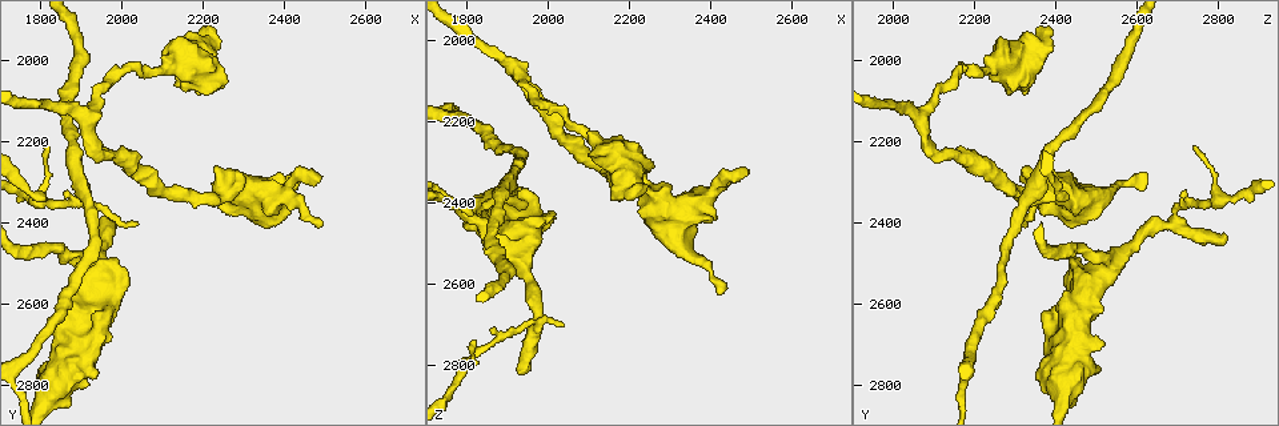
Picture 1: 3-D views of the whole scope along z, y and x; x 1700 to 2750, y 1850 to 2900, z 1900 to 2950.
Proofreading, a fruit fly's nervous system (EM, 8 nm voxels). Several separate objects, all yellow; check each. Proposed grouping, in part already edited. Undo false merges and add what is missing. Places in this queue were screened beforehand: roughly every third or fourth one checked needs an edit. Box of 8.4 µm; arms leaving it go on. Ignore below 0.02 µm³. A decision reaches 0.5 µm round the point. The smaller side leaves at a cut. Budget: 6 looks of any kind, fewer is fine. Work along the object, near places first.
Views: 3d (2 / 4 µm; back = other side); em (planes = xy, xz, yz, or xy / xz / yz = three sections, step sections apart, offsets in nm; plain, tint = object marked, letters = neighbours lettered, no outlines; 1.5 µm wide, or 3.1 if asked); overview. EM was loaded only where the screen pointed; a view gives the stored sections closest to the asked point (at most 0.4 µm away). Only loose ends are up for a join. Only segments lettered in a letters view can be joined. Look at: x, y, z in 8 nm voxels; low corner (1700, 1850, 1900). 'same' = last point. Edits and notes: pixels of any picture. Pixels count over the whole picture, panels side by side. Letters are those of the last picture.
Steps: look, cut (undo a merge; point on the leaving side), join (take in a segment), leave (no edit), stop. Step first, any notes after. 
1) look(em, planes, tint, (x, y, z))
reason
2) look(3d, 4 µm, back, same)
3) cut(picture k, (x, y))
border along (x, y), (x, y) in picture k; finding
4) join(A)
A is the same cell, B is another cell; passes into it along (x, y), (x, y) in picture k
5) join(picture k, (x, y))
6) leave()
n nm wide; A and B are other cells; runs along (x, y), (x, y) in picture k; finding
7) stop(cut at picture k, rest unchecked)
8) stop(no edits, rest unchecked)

look(em, yz, step 8, tint, (1930, 2425, 2820))
branch stops here

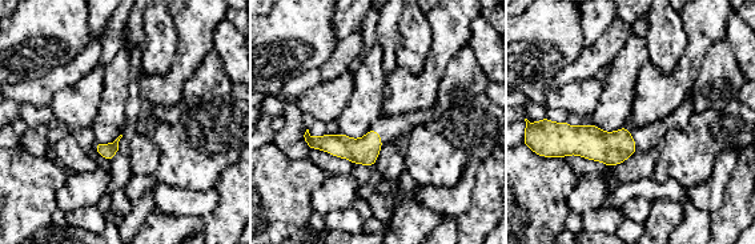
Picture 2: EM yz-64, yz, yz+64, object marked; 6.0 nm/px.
look(em, planes, letters, same)

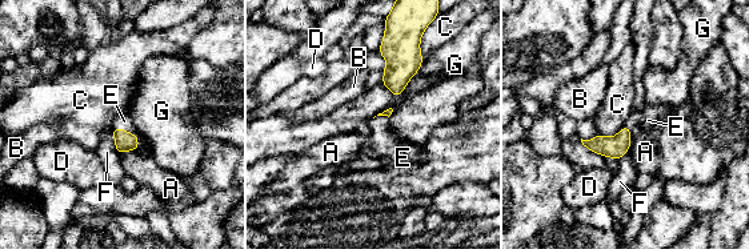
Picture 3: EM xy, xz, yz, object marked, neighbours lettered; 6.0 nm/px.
join(picture 3, (124, 121))
E is the same cell, A, B, C, D, F and G are other cells; passes into it along (124, 141), (129, 132), (124, 121) in picture 3; the neuron continues

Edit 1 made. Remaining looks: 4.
look(em, planes, letters, (2115, 2015, 2245))
calibre changes

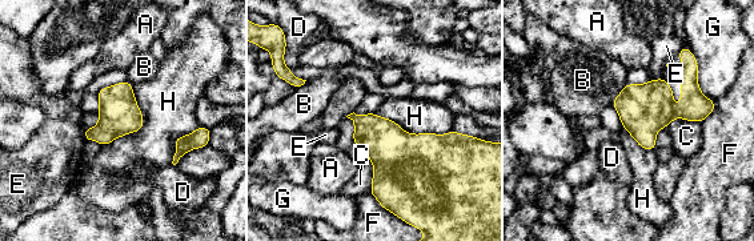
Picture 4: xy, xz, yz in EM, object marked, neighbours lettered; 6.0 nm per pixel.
leave()
A, B, C, D, E, F, G and H are other cells; border along (133, 87), (143, 125), (103, 147) in picture 4; one neuron here

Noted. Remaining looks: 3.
look(em, 3.1 µm, planes, letters, (2480, 2285, 2305))
branch stops here

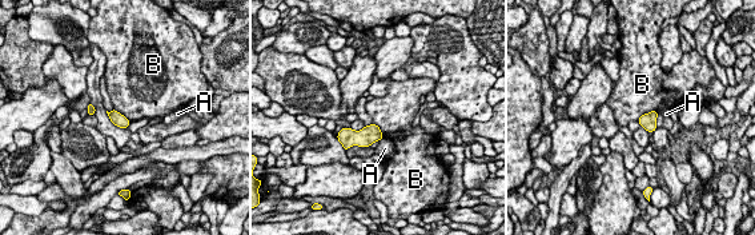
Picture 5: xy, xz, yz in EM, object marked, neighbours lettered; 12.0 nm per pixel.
leave()
A and B are other cells; border along (657, 110), (645, 112), (638, 120) in picture 5; no lettered segment goes on from it

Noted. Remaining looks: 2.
stop(join at picture 3, rest unchecked)

